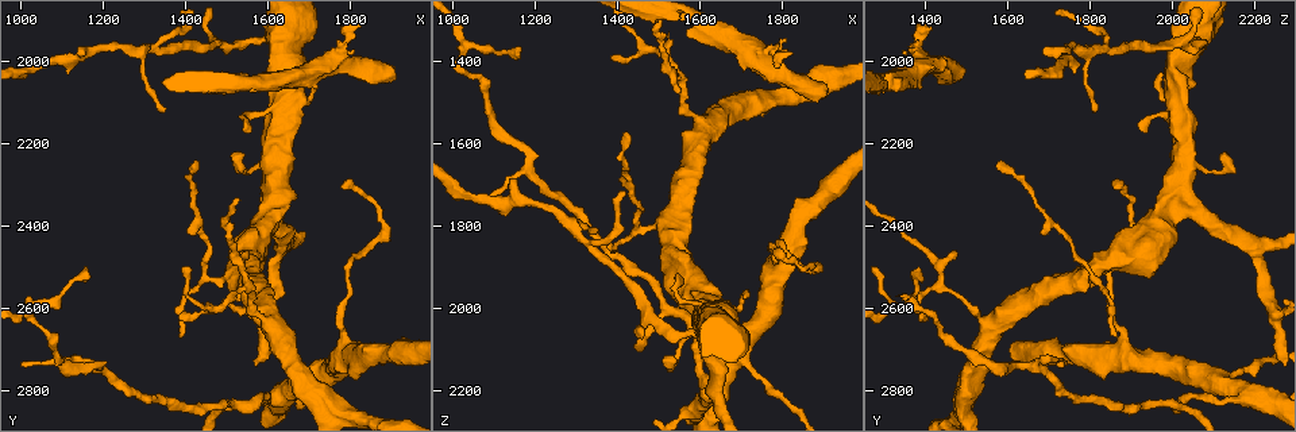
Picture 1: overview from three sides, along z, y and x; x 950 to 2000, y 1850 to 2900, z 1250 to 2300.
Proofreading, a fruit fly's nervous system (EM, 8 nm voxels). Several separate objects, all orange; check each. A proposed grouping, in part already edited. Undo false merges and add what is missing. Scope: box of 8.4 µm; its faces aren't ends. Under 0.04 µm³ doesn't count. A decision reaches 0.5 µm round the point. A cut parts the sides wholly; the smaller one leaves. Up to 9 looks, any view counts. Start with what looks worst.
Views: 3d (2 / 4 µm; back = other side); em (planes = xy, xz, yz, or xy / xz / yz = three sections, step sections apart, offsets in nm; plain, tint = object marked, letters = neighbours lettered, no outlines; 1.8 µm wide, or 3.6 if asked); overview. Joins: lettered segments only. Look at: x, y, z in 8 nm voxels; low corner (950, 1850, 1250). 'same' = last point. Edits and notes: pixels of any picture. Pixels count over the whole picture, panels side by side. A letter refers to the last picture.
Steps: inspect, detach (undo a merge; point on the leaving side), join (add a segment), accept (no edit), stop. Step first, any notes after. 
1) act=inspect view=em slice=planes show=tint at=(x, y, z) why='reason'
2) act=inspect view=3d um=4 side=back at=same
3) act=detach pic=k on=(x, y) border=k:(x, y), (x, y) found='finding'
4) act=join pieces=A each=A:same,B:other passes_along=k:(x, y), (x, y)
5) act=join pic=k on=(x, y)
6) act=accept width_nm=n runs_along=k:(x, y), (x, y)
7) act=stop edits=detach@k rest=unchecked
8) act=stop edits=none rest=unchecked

act=inspect view=3d um=4 at=(1720, 2010, 1370) why='a fork'

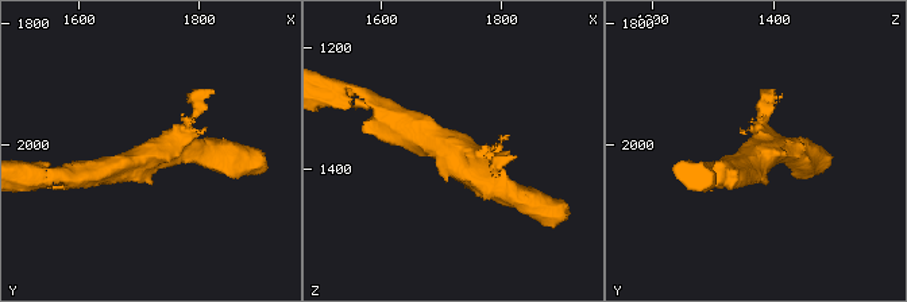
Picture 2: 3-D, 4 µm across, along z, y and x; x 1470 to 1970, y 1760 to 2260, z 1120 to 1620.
act=inspect view=em um=3.6 slice=planes show=letters at=(1725, 2015, 1370)

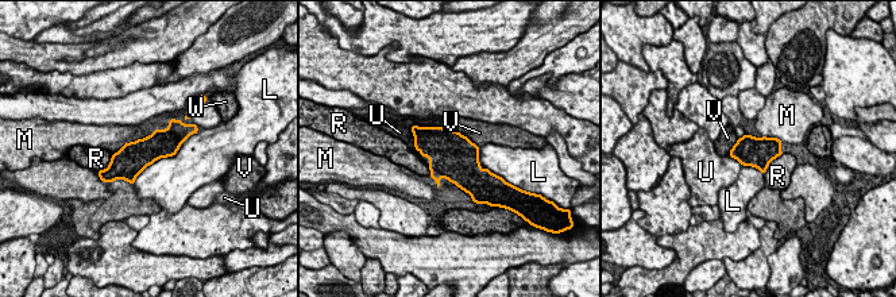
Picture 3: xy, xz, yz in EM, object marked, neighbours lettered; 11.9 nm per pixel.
act=accept each=L:other,M:other,R:other,U:other,V:other,W:other found='one cell here'

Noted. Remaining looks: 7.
act=inspect view=3d um=4 side=back at=(1150, 2500, 1385) why='thin end'

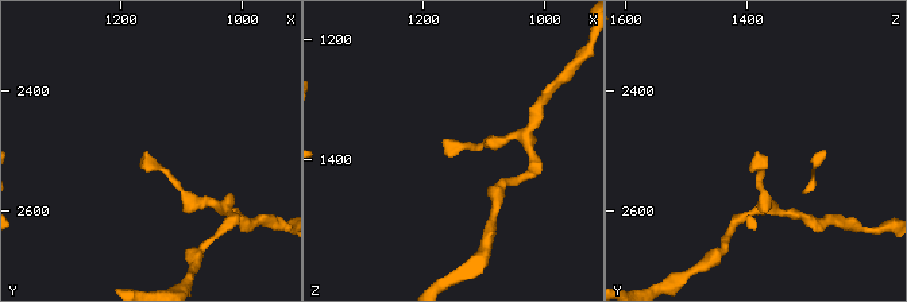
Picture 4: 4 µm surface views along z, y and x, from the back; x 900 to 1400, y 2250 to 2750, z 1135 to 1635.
act=inspect view=em slice=xz step=8 show=letters at=(1155, 2505, 1385) why='now the EM'

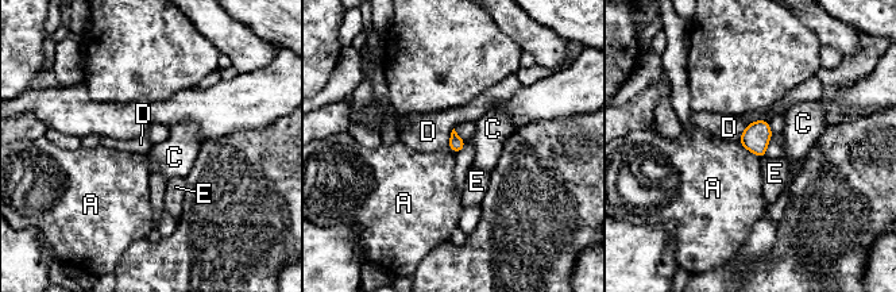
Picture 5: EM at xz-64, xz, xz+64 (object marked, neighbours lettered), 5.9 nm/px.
act=inspect view=em slice=xy step=4 show=letters at=same why='another direction'

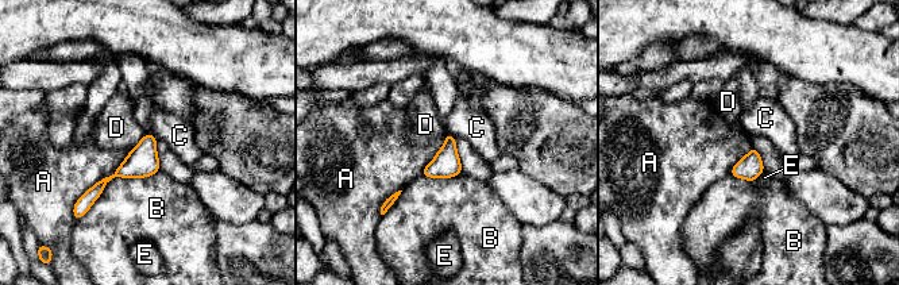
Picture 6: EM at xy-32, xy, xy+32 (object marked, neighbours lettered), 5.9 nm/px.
act=accept each=A:other,B:other,C:other,D:other,E:other runs_along=6:(153, 141), (124, 170), (87, 196) found='none of them fits'

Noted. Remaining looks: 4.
act=inspect view=3d um=2 at=(1535, 2505, 1810) why='small branch off a trunk'

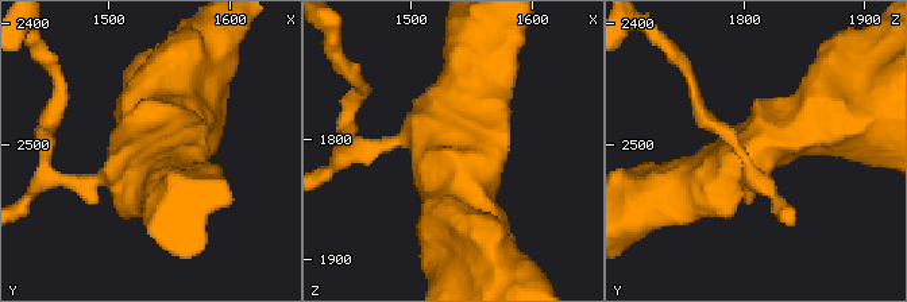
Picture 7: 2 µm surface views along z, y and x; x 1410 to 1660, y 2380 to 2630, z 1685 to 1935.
act=inspect view=em slice=yz step=4 show=letters at=(1536, 2506, 1804) arms=3 why='now the EM'

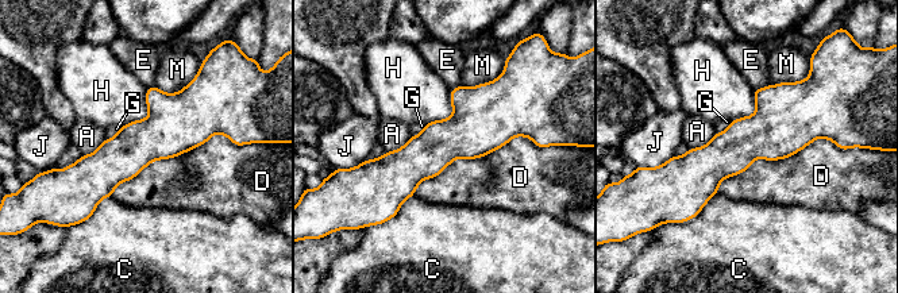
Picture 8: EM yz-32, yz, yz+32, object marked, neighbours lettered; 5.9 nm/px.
act=accept width_nm=300 each=A:other,C:other,D:other,E:other,G:other,H:other,J:other,M:other found='continuous, no second cell'

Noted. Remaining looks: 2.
act=inspect view=em um=3.6 slice=planes show=tint at=(1710, 2025, 1970) why='an open end'

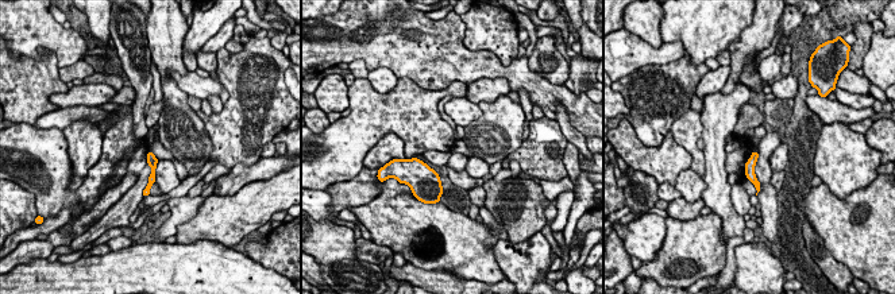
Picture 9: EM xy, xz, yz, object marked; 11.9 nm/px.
act=inspect view=em um=3.6 slice=planes show=letters at=same why='what lies round it'

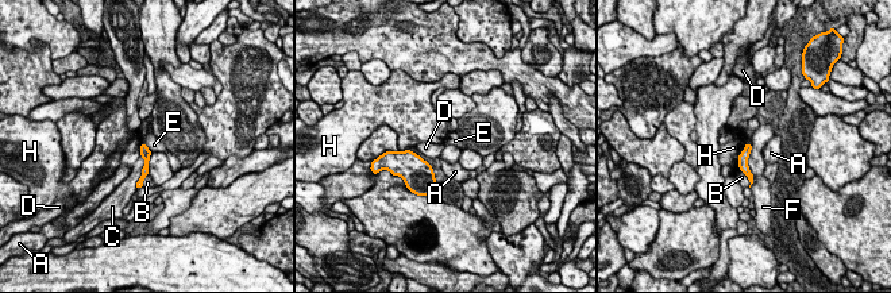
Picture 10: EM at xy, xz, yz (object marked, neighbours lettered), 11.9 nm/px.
act=accept each=A:other,B:other,C:other,D:other,E:other,F:other,H:other border=10:(747, 143), (739, 155), (739, 169) found='no lettered segment goes on from it'

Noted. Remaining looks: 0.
act=stop edits=none rest=unchecked

